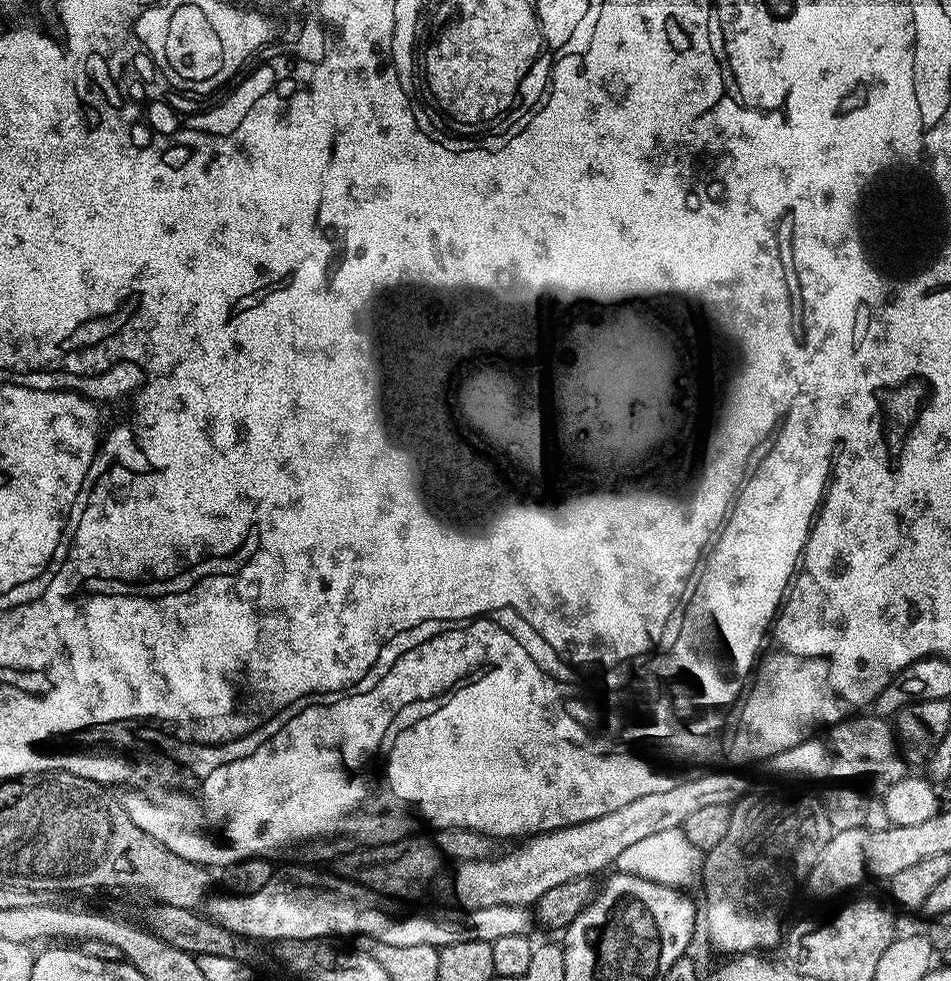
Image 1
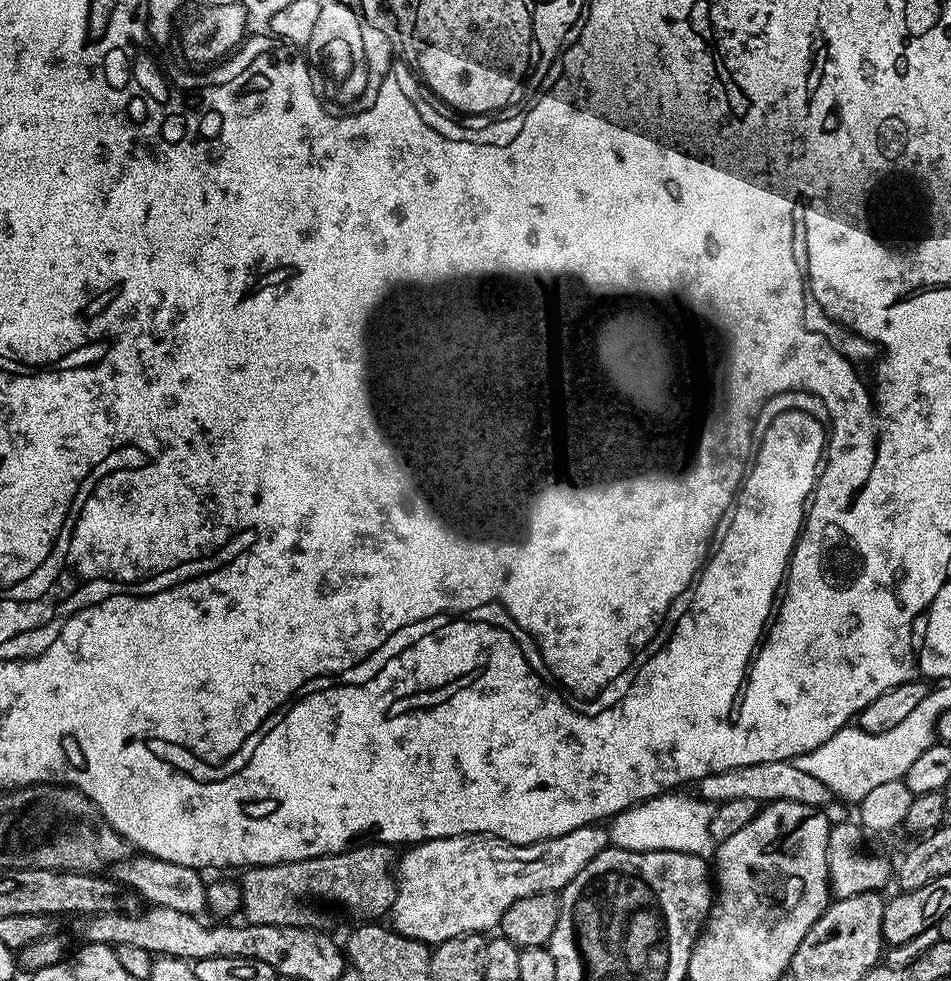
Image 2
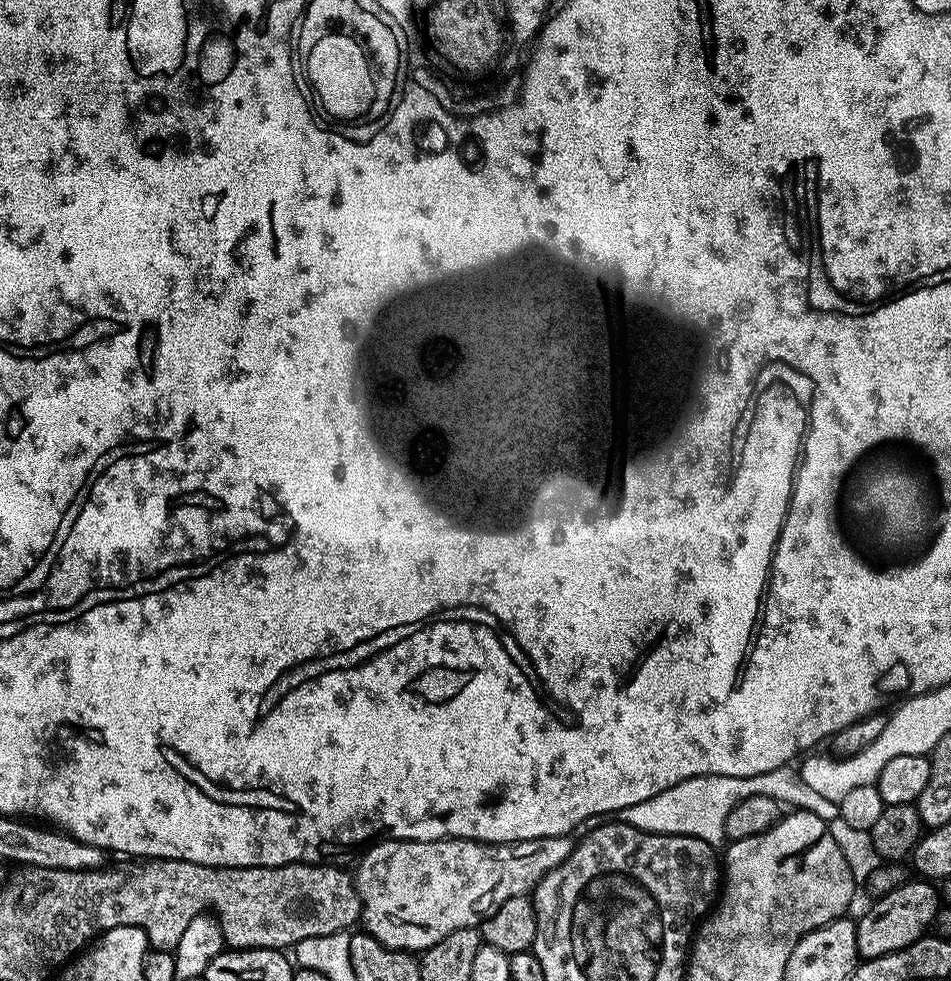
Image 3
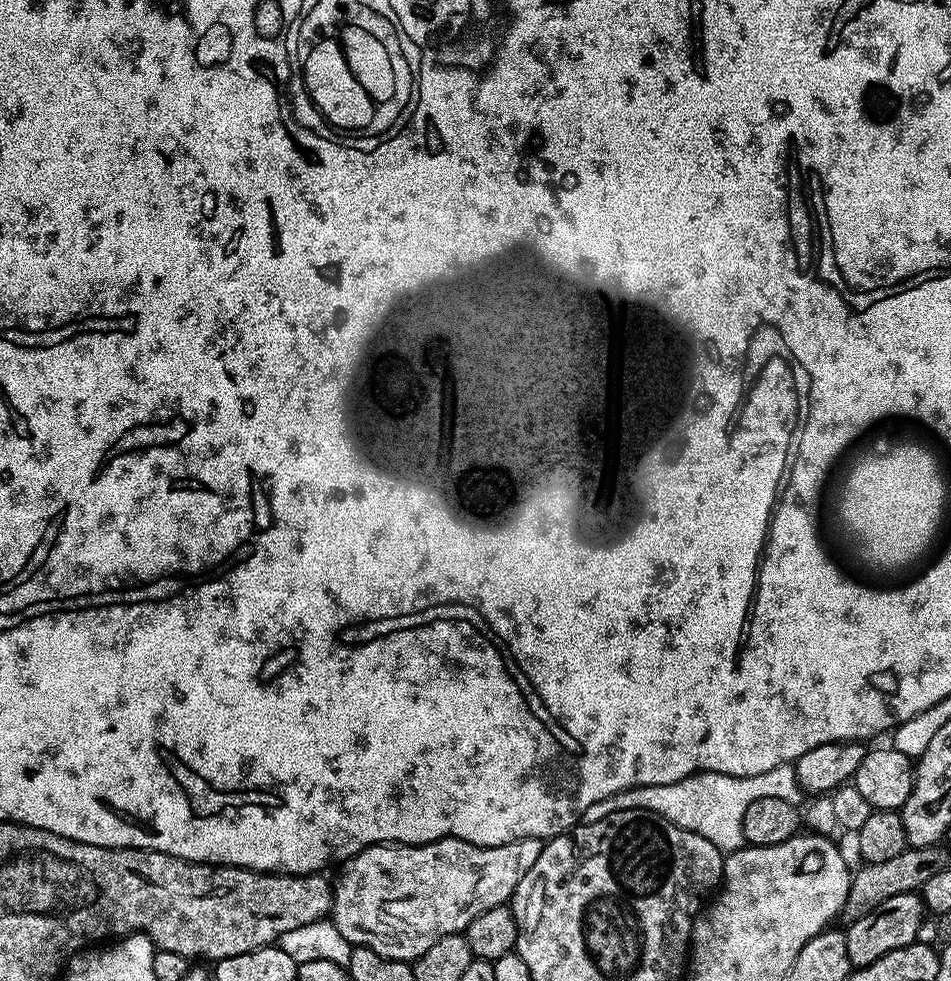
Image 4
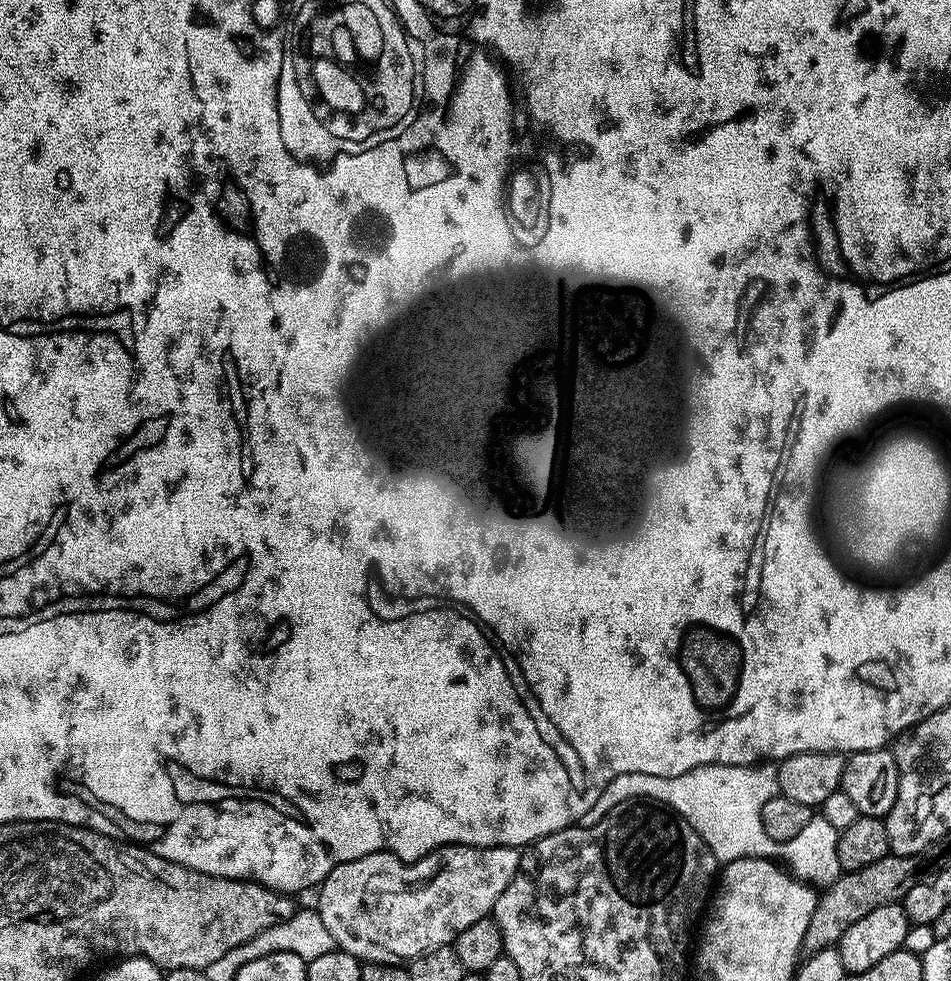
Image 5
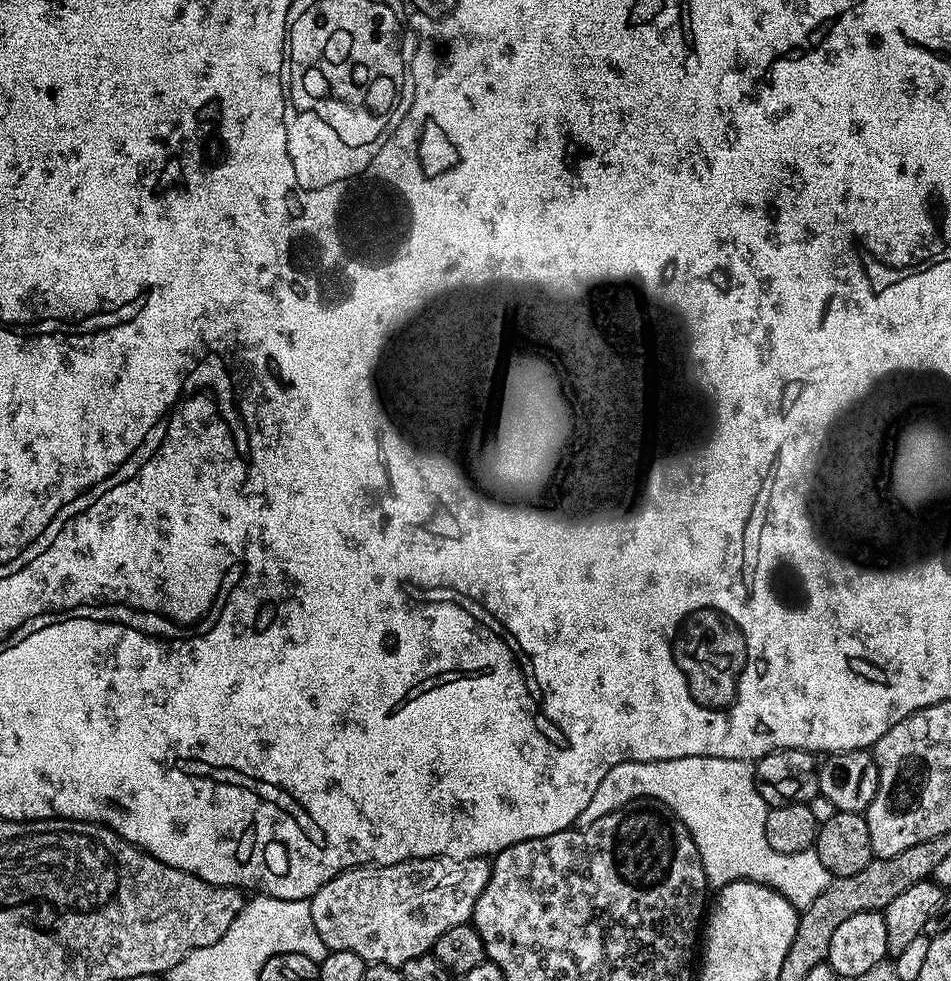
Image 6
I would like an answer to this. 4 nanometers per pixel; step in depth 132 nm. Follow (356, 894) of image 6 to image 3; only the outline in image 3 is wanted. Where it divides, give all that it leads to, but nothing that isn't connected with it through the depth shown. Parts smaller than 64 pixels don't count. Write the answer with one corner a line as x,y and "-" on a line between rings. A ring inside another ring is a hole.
543,836
541,840
519,840
516,844
481,844
479,840
386,840
367,849
354,871
354,889
360,901
363,931
387,948
399,948
413,954
442,942
454,930
476,928
484,923
506,898
523,896
537,882
558,867
572,852
574,840
567,836

